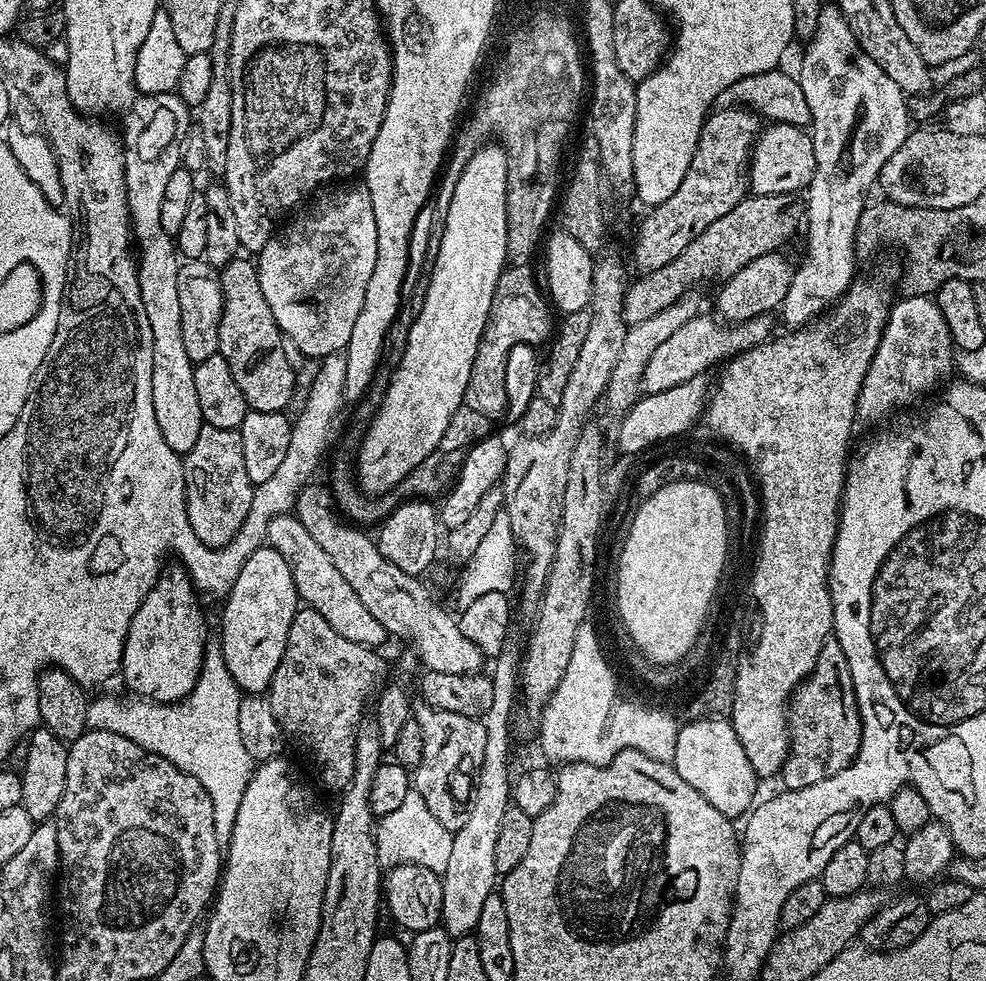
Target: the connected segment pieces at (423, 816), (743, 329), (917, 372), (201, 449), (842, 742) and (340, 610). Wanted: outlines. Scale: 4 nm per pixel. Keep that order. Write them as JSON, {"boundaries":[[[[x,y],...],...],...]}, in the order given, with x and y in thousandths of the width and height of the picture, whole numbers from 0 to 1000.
{"boundaries":[[[[420,805],[412,809],[408,822],[399,829],[384,833],[381,849],[381,865],[385,880],[397,887],[405,881],[423,881],[448,887],[455,878],[459,849],[448,842],[444,834],[437,829],[436,815]]],[[[707,320],[700,328],[696,328],[696,332],[691,332],[685,340],[680,340],[680,345],[675,345],[675,349],[667,353],[667,357],[663,357],[659,369],[655,369],[652,399],[659,401],[680,398],[680,393],[688,393],[700,385],[715,382],[719,378],[717,375],[724,374],[726,370],[729,372],[752,359],[776,350],[784,341],[783,324],[778,320],[751,329],[738,329],[731,328],[722,320]]],[[[918,302],[904,311],[901,327],[890,357],[878,377],[878,385],[868,407],[871,427],[892,428],[912,412],[921,412],[928,404],[941,400],[965,375],[968,375],[966,341],[951,316],[948,305],[942,302]]],[[[204,436],[201,451],[197,451],[186,470],[189,524],[200,551],[214,559],[228,559],[238,551],[258,521],[258,494],[254,491],[254,483],[249,483],[242,439],[238,436]]],[[[842,650],[830,667],[824,688],[807,700],[799,720],[799,772],[793,784],[794,802],[814,805],[858,785],[870,769],[873,756],[872,725],[866,695],[860,686],[854,659]]],[[[273,525],[270,555],[271,558],[282,561],[286,569],[290,569],[290,577],[294,577],[294,585],[298,589],[301,609],[311,619],[327,626],[327,630],[331,630],[331,634],[335,634],[335,638],[339,638],[339,642],[347,646],[347,650],[355,650],[355,654],[363,654],[378,663],[384,662],[384,656],[389,651],[395,651],[396,646],[389,641],[387,634],[383,634],[383,630],[379,630],[379,626],[375,626],[375,622],[367,618],[367,610],[359,606],[359,597],[351,593],[343,577],[339,577],[339,573],[335,571],[335,565],[331,565],[331,561],[327,561],[327,557],[318,552],[314,540],[306,536],[300,525]]]]}

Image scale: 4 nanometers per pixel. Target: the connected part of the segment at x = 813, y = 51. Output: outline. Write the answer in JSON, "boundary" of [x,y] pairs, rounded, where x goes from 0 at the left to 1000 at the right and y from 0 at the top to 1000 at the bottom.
{"boundary":[[[836,10],[834,12],[830,18],[830,27],[826,37],[814,46],[815,58],[811,61],[811,74],[809,74],[813,95],[817,98],[818,107],[822,108],[822,116],[824,117],[822,138],[824,148],[826,149],[828,174],[824,176],[824,182],[817,189],[817,195],[819,195],[819,224],[817,220],[817,232],[819,228],[819,258],[816,259],[815,266],[812,267],[811,271],[809,269],[809,272],[806,274],[804,285],[800,290],[800,296],[797,298],[793,311],[795,326],[800,330],[800,335],[803,336],[810,336],[823,330],[833,320],[839,319],[847,311],[848,307],[859,298],[861,291],[864,290],[866,282],[869,280],[868,235],[870,234],[871,220],[878,211],[876,199],[883,194],[884,188],[886,192],[895,169],[899,169],[899,165],[907,157],[907,153],[911,153],[911,149],[915,149],[915,145],[921,140],[923,134],[923,127],[921,127],[921,124],[923,125],[923,117],[920,112],[919,95],[911,88],[911,84],[907,84],[907,80],[903,80],[899,75],[899,71],[895,71],[895,67],[890,67],[890,63],[886,63],[886,59],[882,59],[882,55],[878,55],[874,51],[874,47],[868,42],[866,31],[862,31],[860,19],[850,10],[843,11]]]}

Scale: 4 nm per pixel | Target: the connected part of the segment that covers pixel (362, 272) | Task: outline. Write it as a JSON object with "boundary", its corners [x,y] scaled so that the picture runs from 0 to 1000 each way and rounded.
{"boundary":[[[362,186],[354,192],[341,192],[330,200],[324,200],[311,209],[312,217],[293,236],[285,235],[270,247],[259,266],[262,287],[266,292],[266,300],[270,300],[270,308],[274,308],[278,328],[282,328],[284,337],[297,356],[300,354],[306,362],[319,365],[348,359],[355,349],[359,328],[363,320],[367,320],[371,287],[375,287],[375,279],[379,279],[379,267],[383,263],[383,230],[379,226],[379,206],[375,206],[372,191]]]}

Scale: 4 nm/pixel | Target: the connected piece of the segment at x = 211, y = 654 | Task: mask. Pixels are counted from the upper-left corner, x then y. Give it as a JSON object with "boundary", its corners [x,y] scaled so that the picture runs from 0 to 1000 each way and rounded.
{"boundary":[[[212,654],[207,659],[207,674],[201,687],[199,701],[187,710],[187,738],[183,738],[183,750],[154,750],[154,755],[148,760],[156,769],[168,773],[181,785],[193,789],[213,809],[213,822],[217,822],[217,850],[225,858],[235,853],[235,843],[241,834],[241,824],[245,822],[245,811],[258,786],[258,776],[245,760],[245,748],[241,748],[241,720],[245,713],[242,699],[233,691],[233,683],[229,683],[229,671],[225,671],[222,655]]]}

